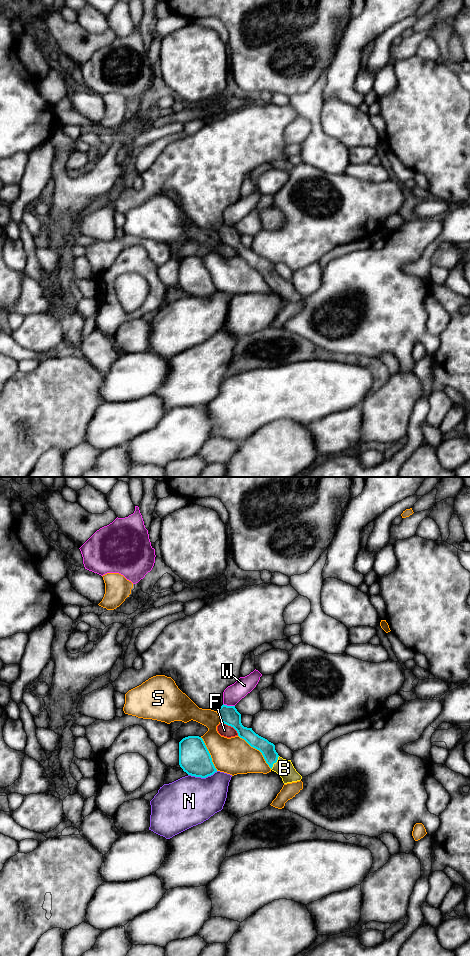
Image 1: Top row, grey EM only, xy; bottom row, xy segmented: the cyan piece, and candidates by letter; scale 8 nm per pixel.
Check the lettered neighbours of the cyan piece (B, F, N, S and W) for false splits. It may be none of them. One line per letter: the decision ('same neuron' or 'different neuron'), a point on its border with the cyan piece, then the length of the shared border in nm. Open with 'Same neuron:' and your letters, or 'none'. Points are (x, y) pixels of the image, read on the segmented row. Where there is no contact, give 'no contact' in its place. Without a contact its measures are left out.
Same neuron: B
B: same neuron; meets cyan in xy at (274, 762); contact 130 nm long
F: different neuron; meets cyan in xy at (231, 726); contact 180 nm long
N: different neuron; meets cyan in xy at (202, 777); contact 240 nm long
S: different neuron; meets cyan in xy at (257, 749); contact 380 nm long
W: different neuron; meets cyan in xy at (229, 706); contact 100 nm long

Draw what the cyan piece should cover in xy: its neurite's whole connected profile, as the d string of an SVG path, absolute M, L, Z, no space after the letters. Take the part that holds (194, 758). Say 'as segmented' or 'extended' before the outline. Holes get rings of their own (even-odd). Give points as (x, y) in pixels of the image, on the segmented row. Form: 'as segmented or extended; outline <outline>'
as segmented; outline M188 736L179 742L179 765L188 775L206 778L217 772L211 755L199 736Z

